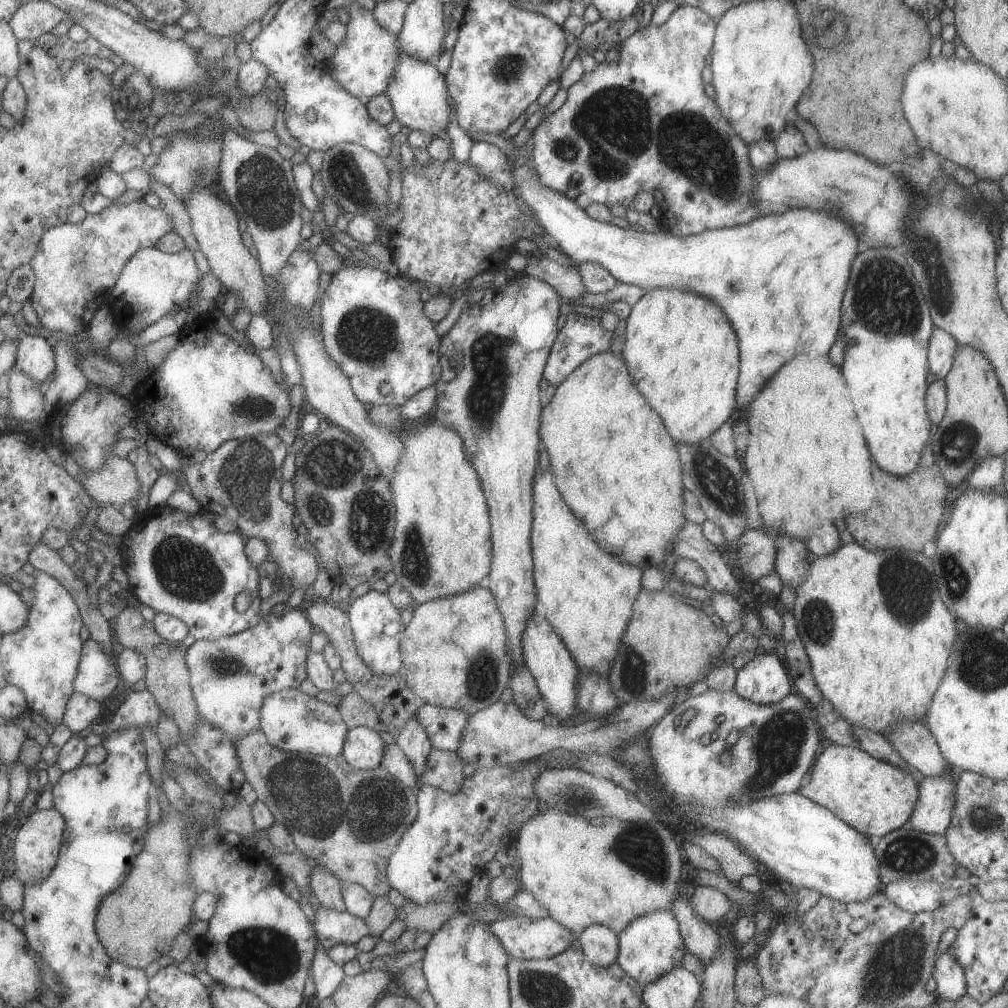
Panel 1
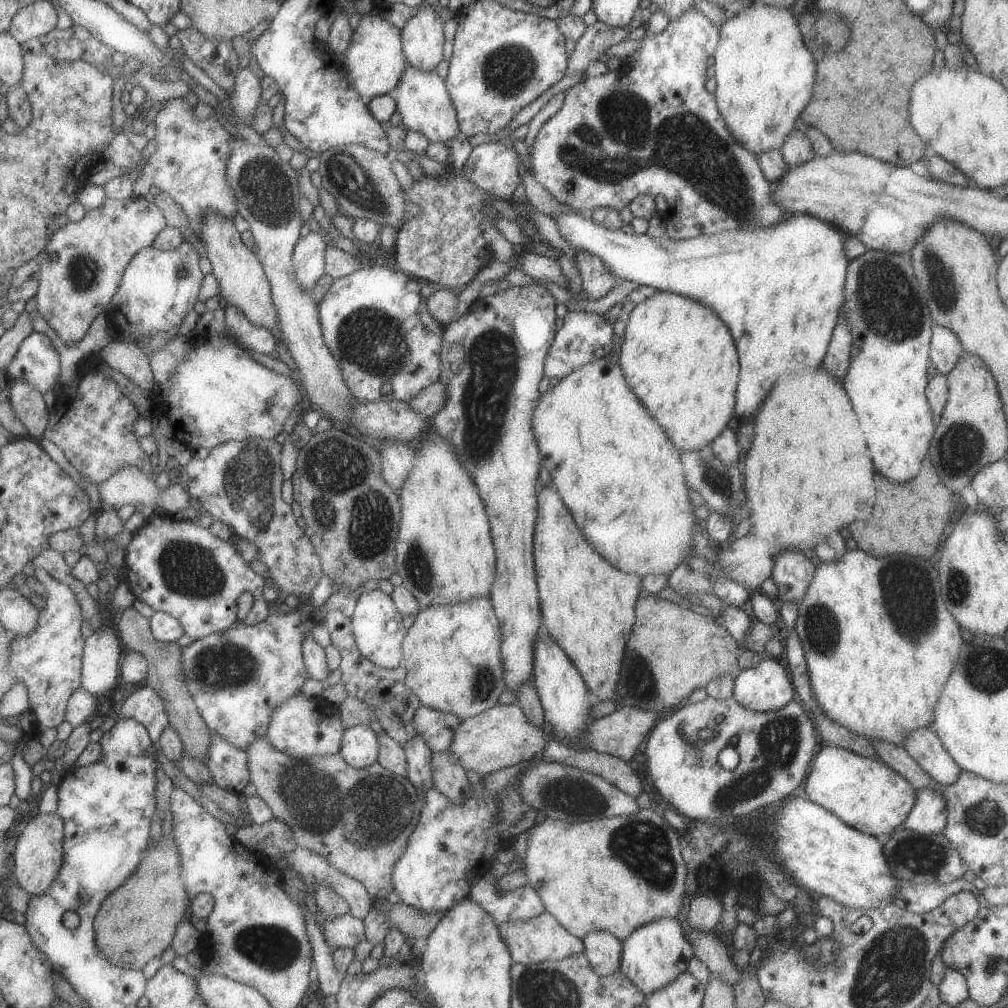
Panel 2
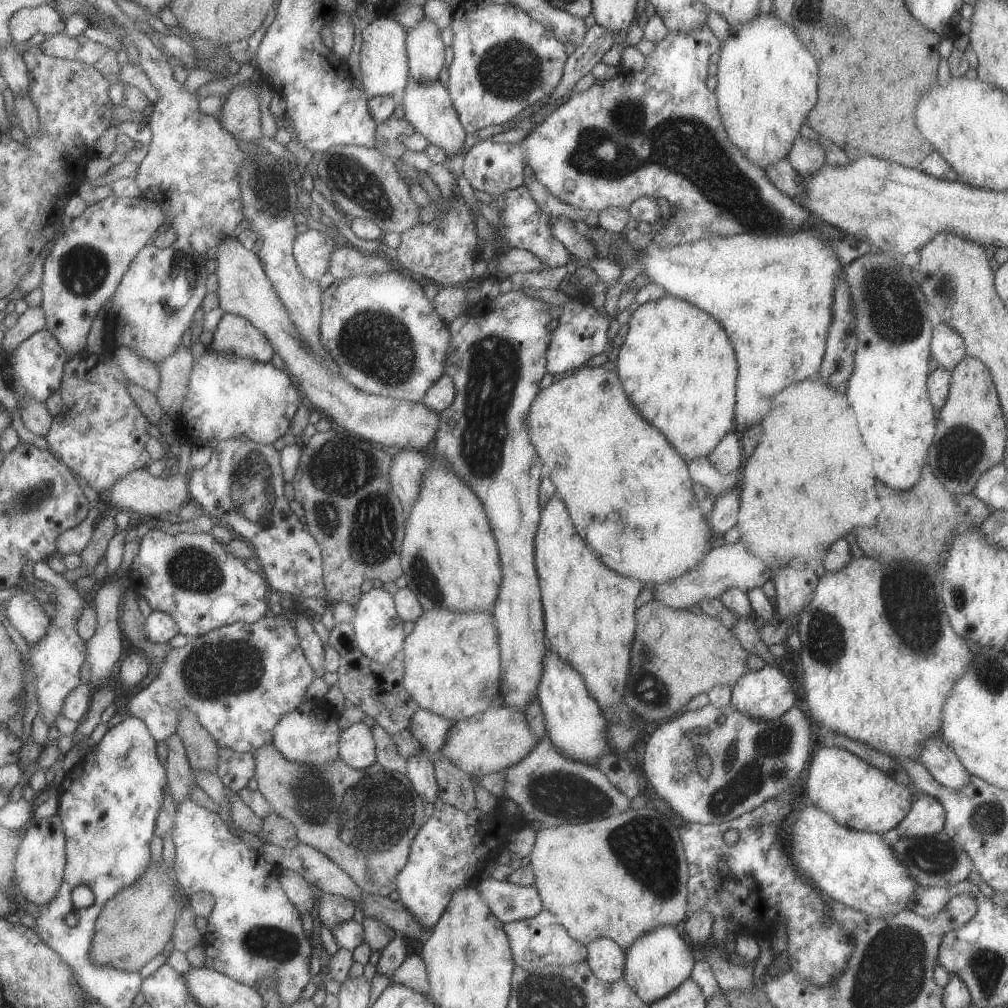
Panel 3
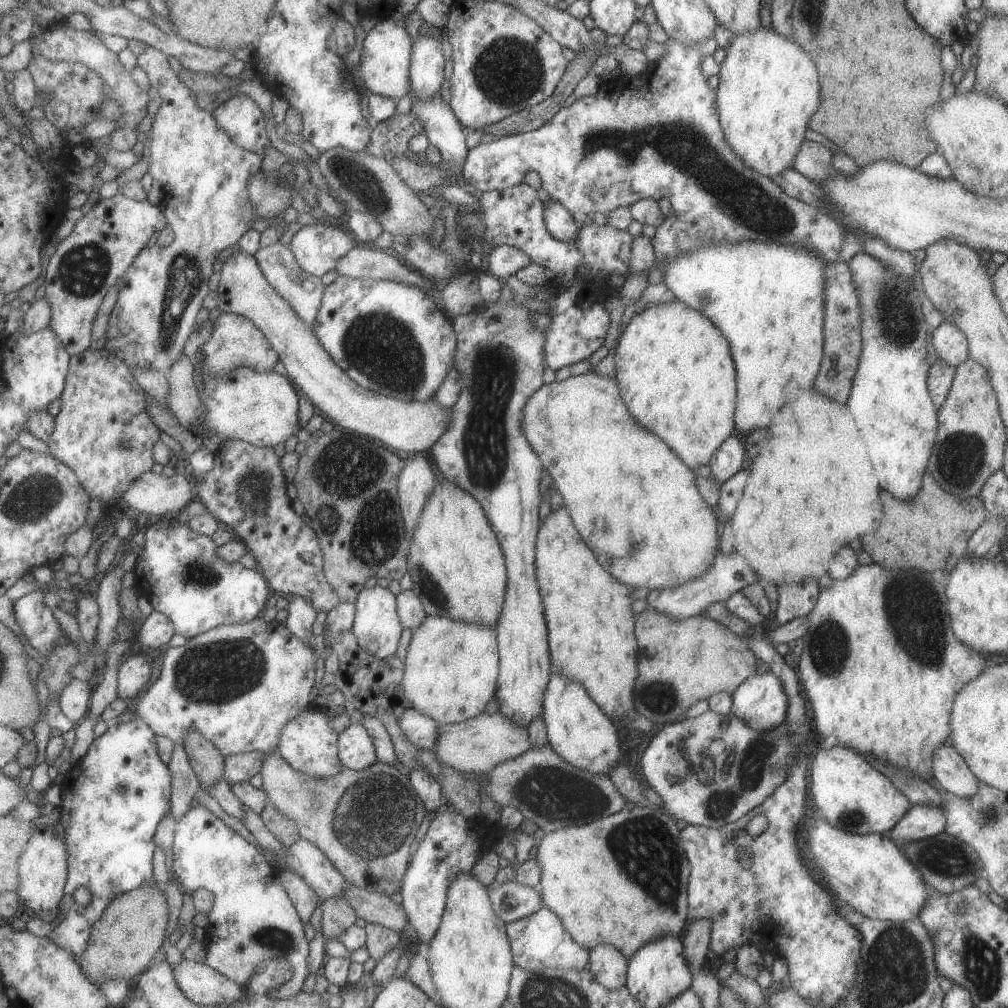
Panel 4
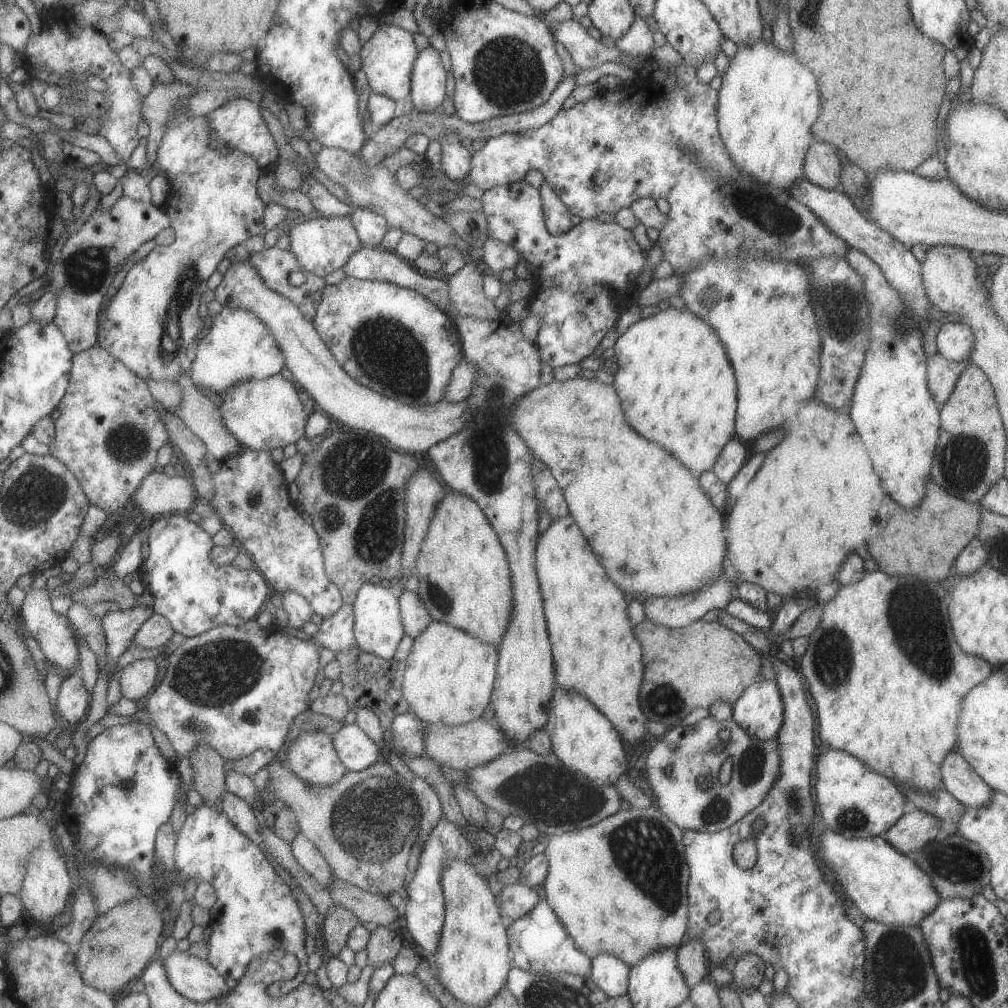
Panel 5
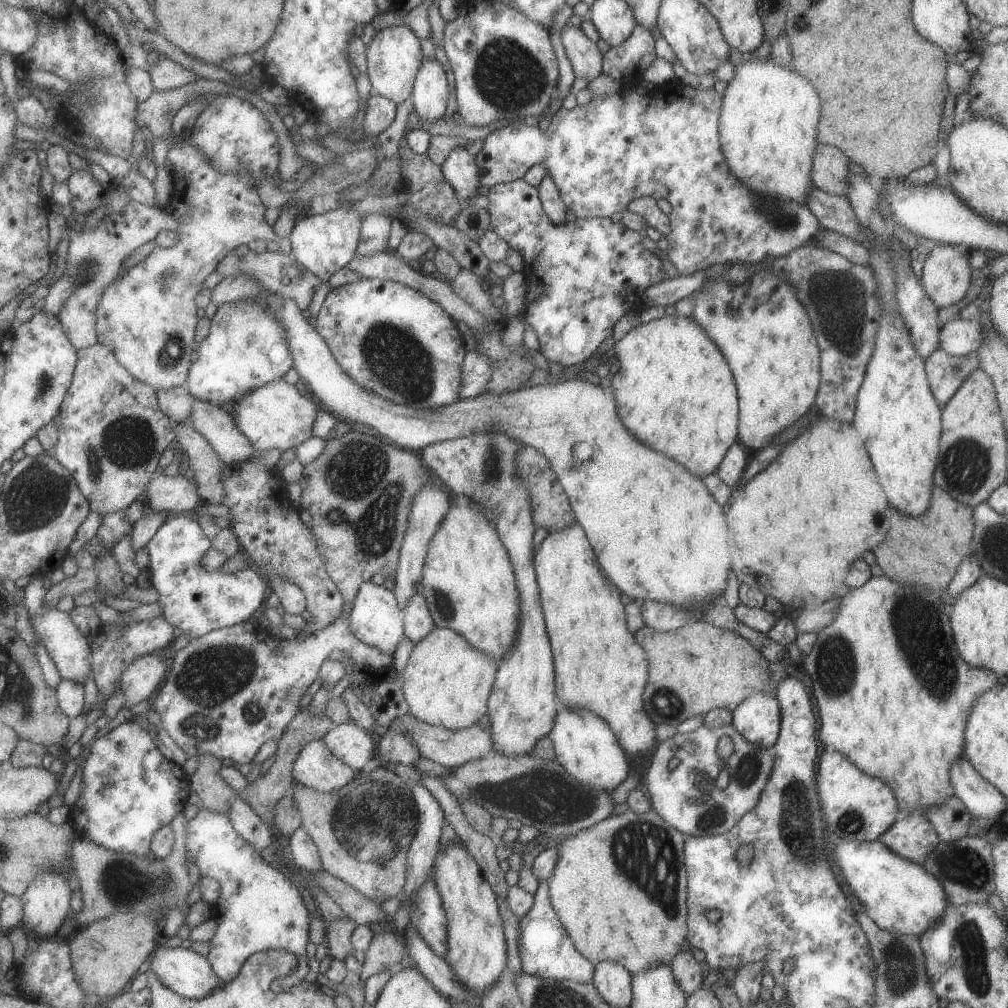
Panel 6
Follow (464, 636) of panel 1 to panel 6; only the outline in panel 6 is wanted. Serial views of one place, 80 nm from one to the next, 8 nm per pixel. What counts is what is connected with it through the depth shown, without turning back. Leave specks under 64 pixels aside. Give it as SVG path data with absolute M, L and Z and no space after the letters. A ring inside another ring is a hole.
M434 626L433 630L429 630L429 634L413 643L409 660L403 670L402 692L409 708L408 714L416 720L432 726L441 726L446 730L460 730L471 724L478 724L479 719L486 714L496 668L496 661L491 656L485 656L483 652L469 646L469 642L465 642L461 634Z

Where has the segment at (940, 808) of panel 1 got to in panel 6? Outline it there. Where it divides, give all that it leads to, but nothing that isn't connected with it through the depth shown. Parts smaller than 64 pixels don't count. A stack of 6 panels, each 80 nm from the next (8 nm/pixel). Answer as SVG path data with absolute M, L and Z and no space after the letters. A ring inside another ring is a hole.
M920 813L897 820L878 840L897 856L919 864L939 843L933 826Z

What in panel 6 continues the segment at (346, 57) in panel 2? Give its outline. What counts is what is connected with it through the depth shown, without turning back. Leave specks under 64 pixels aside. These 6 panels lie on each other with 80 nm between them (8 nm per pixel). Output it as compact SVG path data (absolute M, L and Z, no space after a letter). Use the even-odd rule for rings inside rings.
M406 25L389 26L378 30L371 42L365 46L364 71L371 83L371 93L387 98L396 105L408 99L412 92L413 78L423 58L419 38Z

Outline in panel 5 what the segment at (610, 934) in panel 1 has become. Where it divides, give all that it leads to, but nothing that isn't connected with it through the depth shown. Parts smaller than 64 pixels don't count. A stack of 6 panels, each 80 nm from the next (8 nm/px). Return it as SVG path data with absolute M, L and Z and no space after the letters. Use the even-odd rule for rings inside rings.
M597 954L590 959L590 978L597 988L603 990L604 994L615 998L627 993L628 973L627 967L619 958L613 954Z

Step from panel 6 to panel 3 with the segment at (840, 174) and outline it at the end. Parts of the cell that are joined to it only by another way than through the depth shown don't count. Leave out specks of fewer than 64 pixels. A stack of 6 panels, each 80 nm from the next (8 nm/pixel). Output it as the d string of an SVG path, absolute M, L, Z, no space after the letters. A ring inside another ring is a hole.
M801 135L793 141L786 159L803 177L818 171L826 162L823 147L817 141Z

